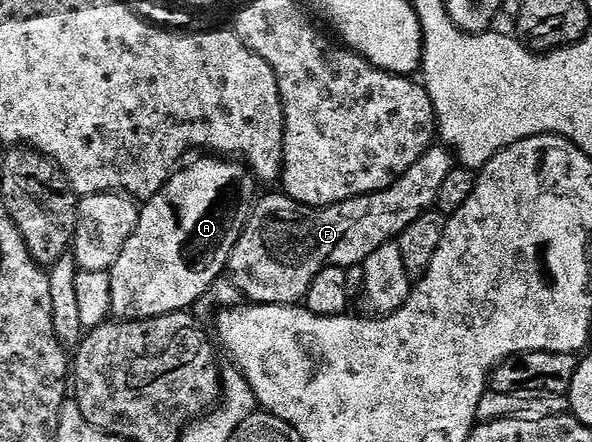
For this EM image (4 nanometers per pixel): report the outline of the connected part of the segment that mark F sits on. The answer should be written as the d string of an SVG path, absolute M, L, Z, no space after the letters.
M432 146L395 184L326 208L309 208L285 194L259 195L231 247L229 283L247 301L256 304L297 305L320 270L349 270L361 265L381 244L391 243L416 218L431 211L438 203L444 178L455 166L449 148Z

